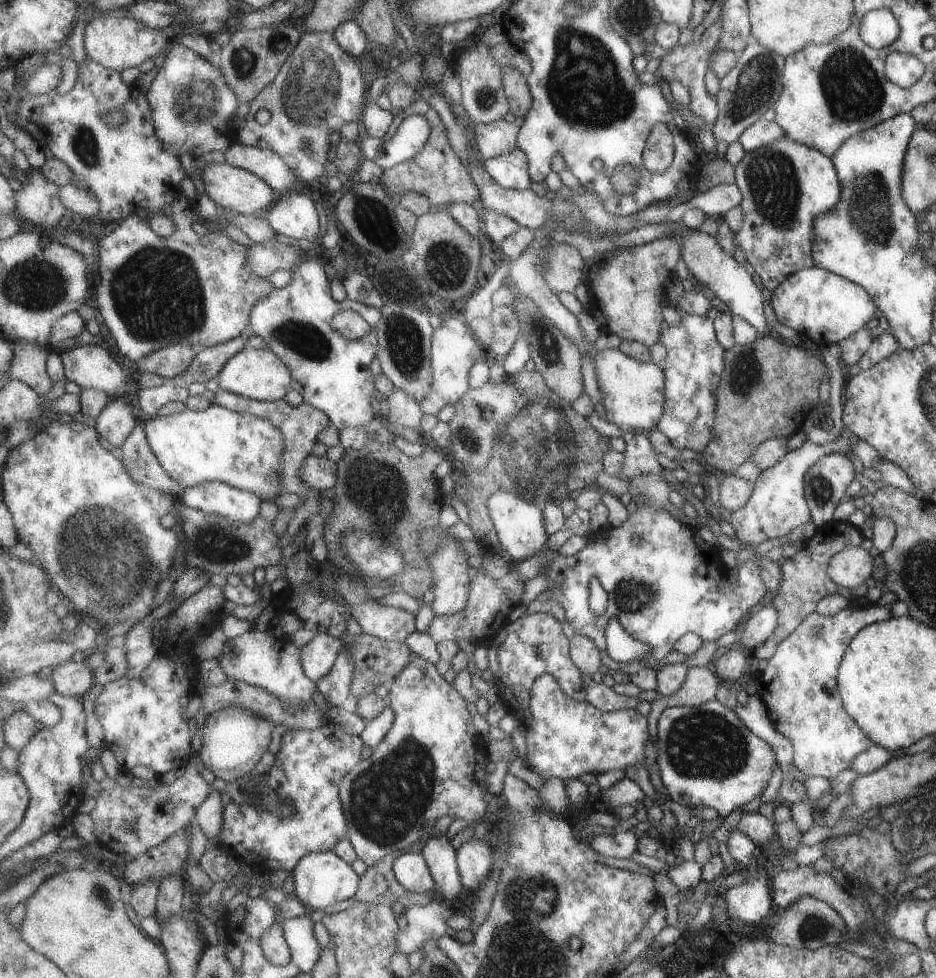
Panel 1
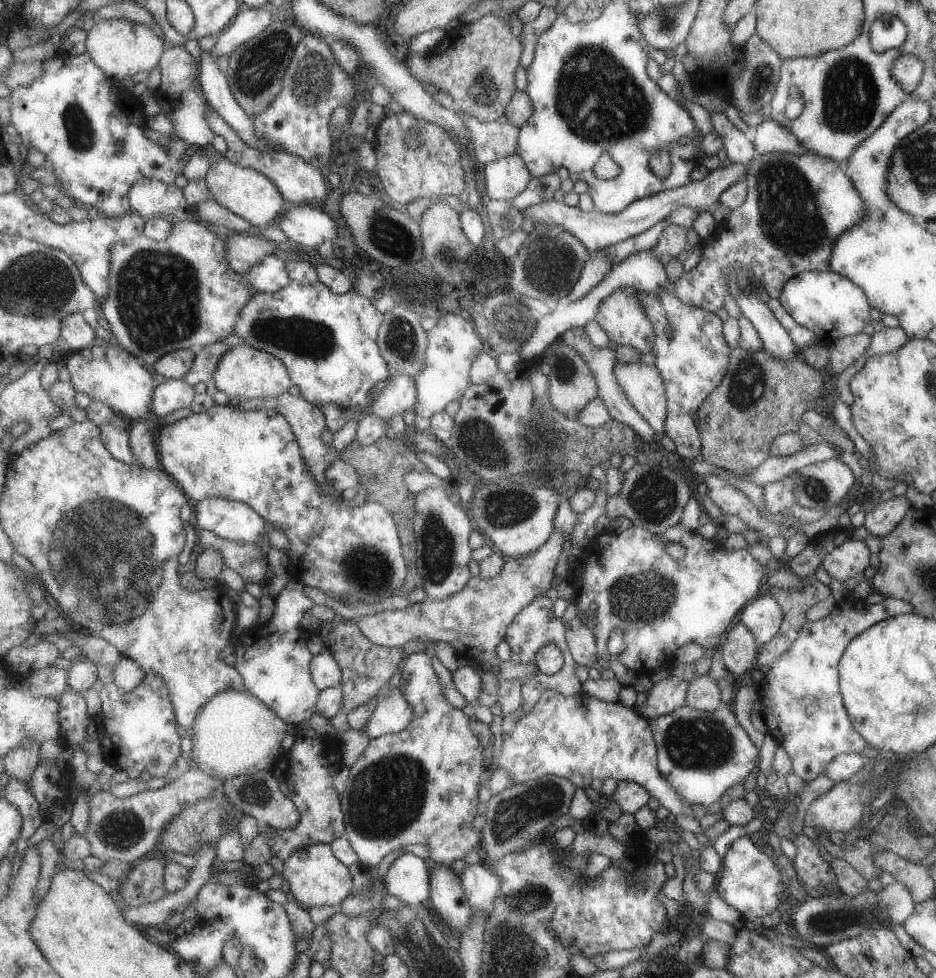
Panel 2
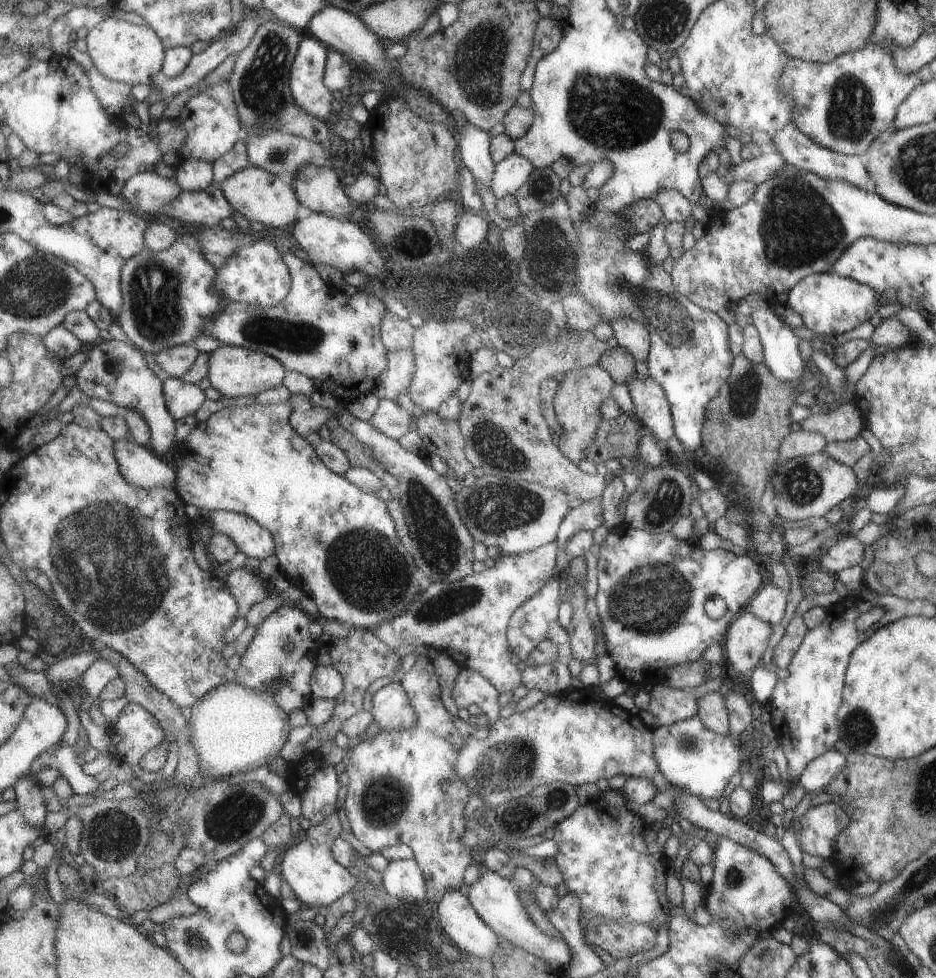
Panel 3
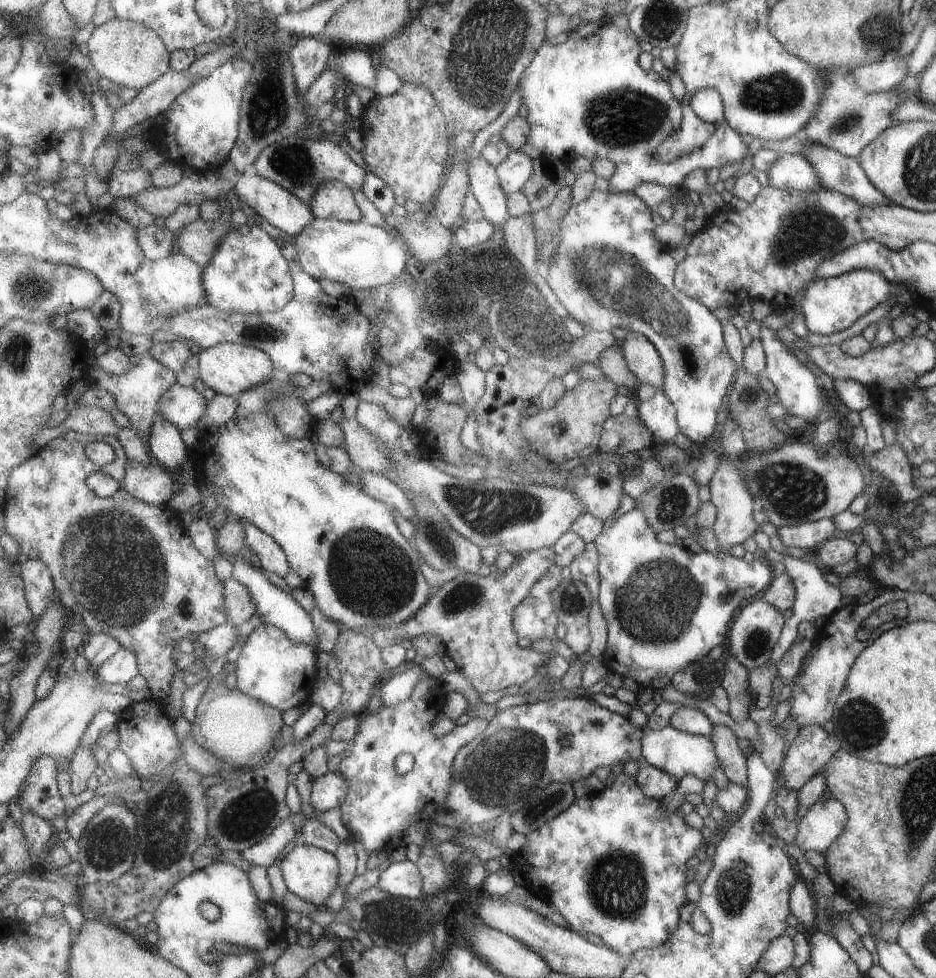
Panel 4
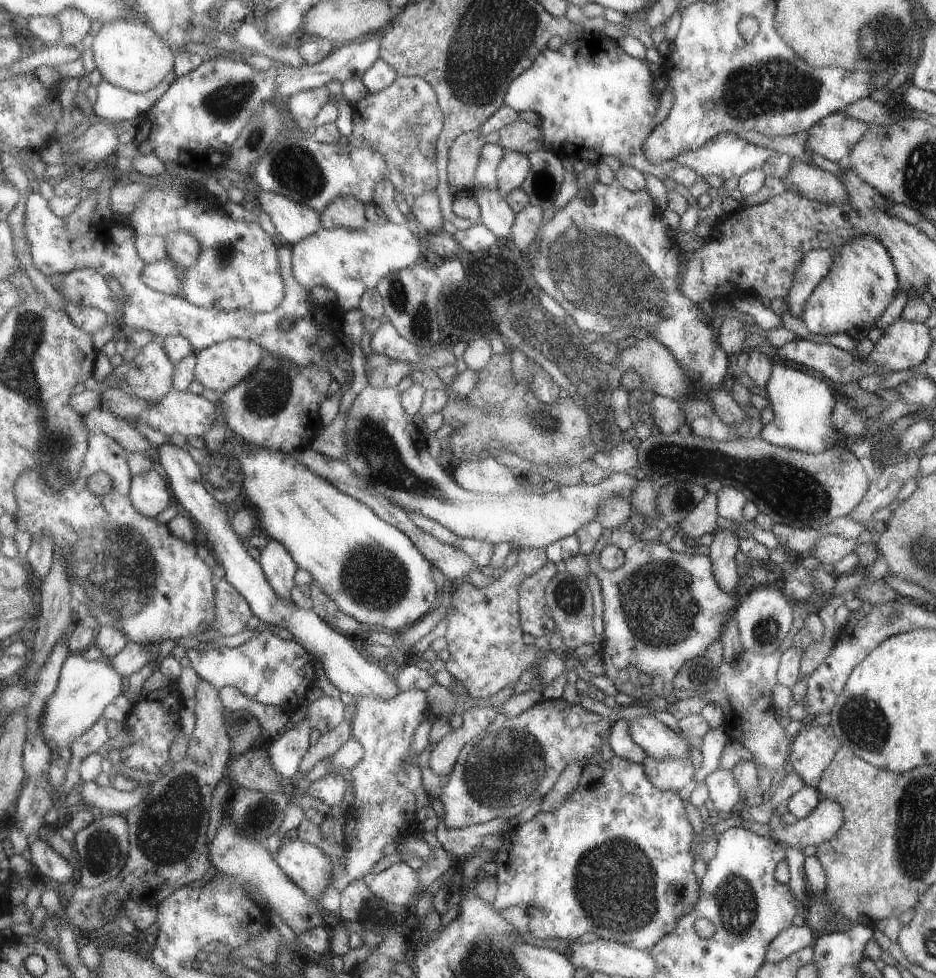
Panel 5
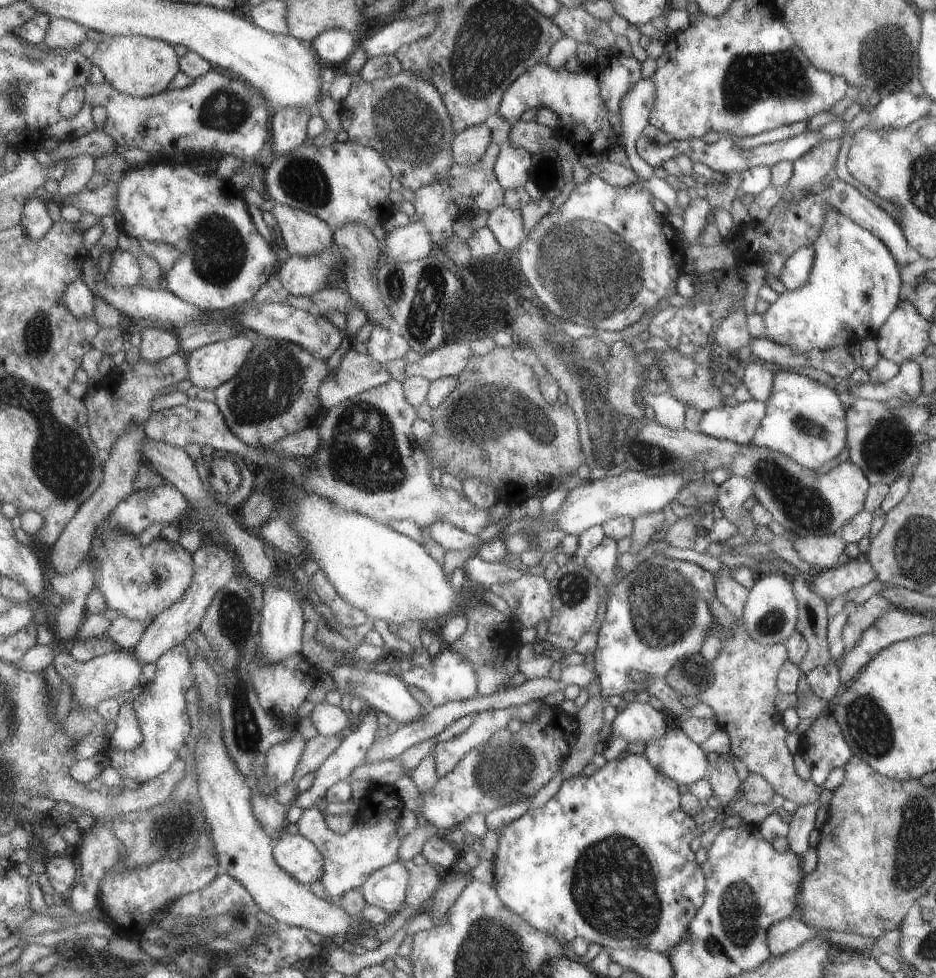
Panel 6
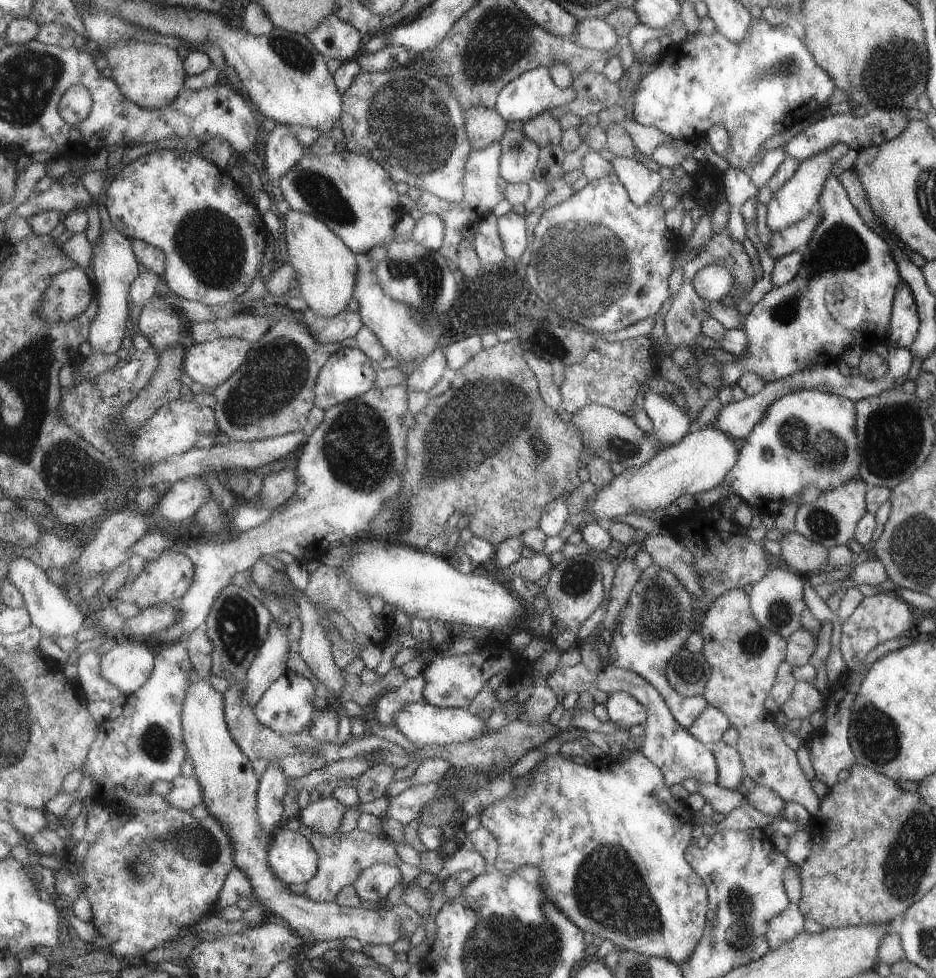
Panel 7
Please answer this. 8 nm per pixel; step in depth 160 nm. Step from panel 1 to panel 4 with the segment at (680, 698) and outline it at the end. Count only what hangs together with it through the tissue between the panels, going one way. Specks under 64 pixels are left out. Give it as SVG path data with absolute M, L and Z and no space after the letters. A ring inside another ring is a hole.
M713 724L710 737L716 746L721 768L730 783L745 785L748 781L748 756L742 751L735 732L723 724Z

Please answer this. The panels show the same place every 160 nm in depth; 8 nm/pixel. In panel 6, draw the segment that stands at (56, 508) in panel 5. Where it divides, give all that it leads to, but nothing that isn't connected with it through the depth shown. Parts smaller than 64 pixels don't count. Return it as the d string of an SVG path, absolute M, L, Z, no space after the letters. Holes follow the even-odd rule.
M109 518L101 522L88 556L94 588L104 597L106 608L114 609L119 617L141 621L147 626L188 593L196 574L194 554L181 544L158 536L148 545L141 545L138 536L124 533Z

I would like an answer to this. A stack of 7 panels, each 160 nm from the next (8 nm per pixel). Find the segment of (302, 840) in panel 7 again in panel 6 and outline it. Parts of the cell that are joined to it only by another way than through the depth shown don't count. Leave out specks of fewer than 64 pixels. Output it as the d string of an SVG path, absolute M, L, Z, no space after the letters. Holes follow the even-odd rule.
M300 832L296 835L283 834L274 846L274 857L285 872L303 884L313 884L324 877L324 856L317 845Z

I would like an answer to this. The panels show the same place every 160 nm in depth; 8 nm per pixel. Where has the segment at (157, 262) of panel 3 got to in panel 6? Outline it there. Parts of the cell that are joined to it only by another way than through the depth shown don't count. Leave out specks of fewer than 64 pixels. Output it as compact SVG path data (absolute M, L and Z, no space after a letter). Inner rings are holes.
M116 248L107 274L102 277L112 287L132 287L140 284L142 268L137 256Z

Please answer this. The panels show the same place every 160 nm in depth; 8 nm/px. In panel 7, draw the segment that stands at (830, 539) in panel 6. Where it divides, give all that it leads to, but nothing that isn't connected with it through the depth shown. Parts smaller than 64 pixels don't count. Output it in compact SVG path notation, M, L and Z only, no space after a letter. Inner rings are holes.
M795 532L787 533L781 537L780 544L780 559L785 561L785 566L789 569L795 569L798 573L814 575L820 572L827 571L826 558L828 557L829 549L824 546L801 536Z

